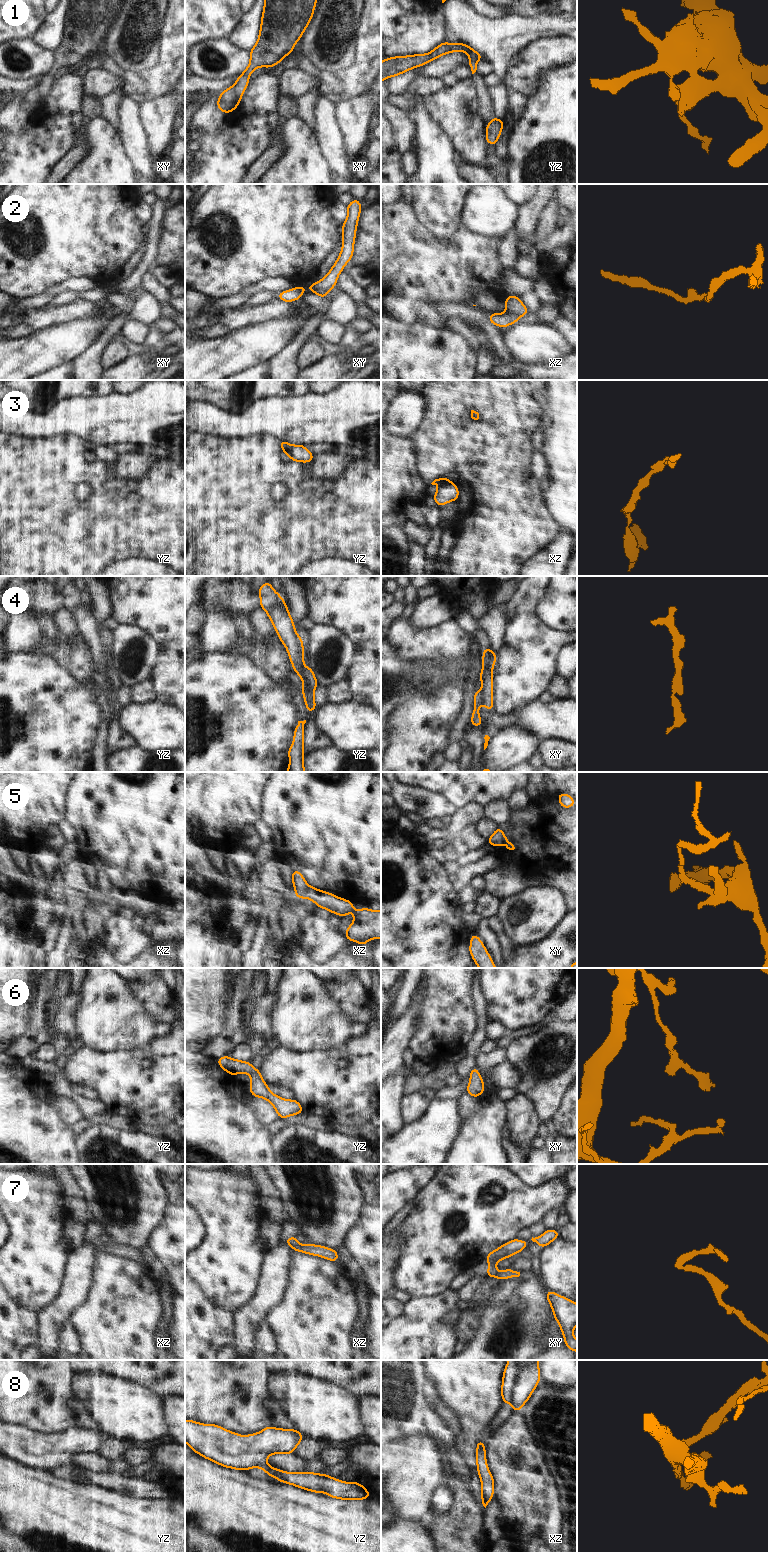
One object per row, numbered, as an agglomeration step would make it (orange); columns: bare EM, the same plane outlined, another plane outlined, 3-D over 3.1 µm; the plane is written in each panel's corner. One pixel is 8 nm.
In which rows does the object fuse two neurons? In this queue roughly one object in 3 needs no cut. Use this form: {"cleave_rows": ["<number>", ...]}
{"cleave_rows": ["2", "3", "4", "5"]}

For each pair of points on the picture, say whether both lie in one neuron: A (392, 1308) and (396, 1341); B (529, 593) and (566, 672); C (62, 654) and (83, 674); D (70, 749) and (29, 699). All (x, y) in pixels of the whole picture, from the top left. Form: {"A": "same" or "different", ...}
{"A": "different", "B": "different", "C": "same", "D": "same"}

